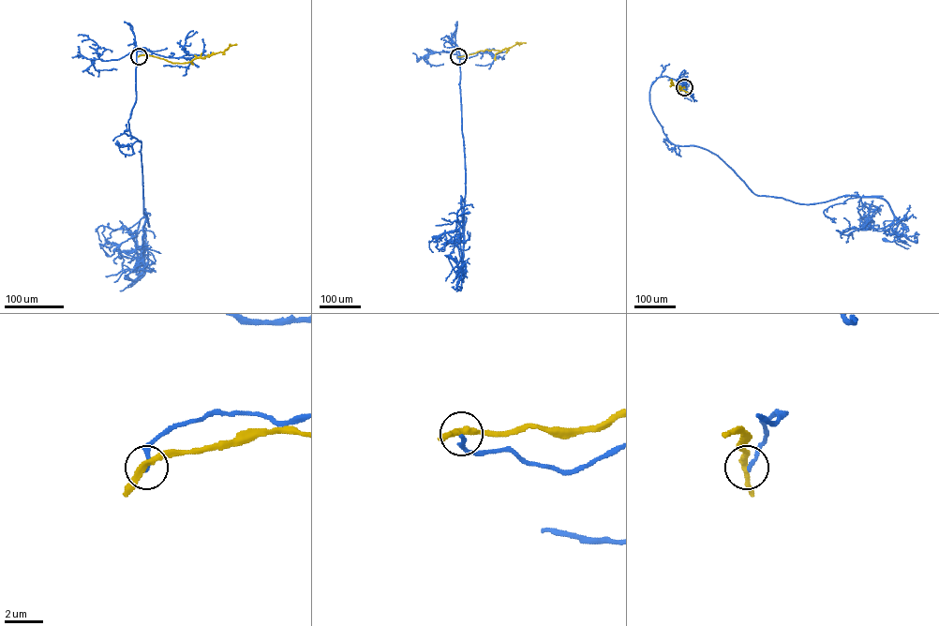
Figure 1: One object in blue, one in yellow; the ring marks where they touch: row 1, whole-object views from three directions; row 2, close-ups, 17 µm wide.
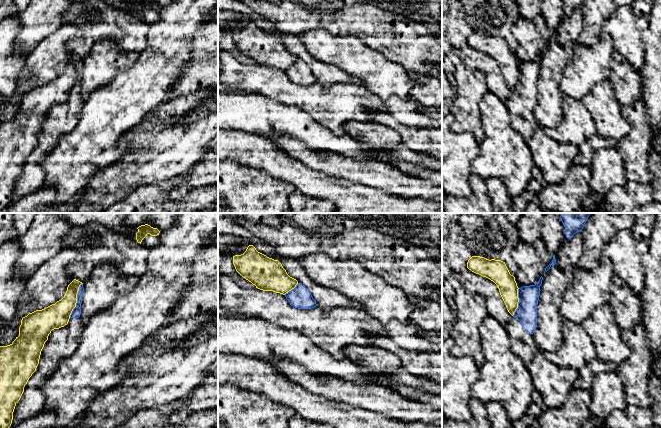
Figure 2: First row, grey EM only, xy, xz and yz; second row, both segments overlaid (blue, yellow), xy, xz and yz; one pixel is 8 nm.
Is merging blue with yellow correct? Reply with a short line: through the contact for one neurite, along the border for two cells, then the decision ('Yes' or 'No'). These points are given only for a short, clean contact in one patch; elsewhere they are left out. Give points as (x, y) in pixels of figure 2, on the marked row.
Line: xy (82, 283), (78, 289), (76, 306), (69, 317). No

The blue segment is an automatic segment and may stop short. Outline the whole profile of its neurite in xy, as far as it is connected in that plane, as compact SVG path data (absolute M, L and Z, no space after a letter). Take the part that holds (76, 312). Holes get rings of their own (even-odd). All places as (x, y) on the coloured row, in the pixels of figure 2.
M83 284L77 294L76 307L73 309L67 325L54 329L48 336L41 351L36 371L24 387L20 400L16 403L10 427L33 418L45 410L45 396L41 389L47 378L55 372L60 361L72 355L78 346L84 326L80 322Z

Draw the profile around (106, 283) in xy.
M111 265L97 266L83 283L81 324L87 325L93 315L109 308L120 294L130 292L138 280L138 276L124 274Z

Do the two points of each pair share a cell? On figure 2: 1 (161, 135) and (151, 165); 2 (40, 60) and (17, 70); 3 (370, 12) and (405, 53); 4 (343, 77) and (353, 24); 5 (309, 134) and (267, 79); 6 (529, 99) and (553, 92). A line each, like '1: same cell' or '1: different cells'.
1: same cell
2: different cells
3: same cell
4: different cells
5: different cells
6: different cells

